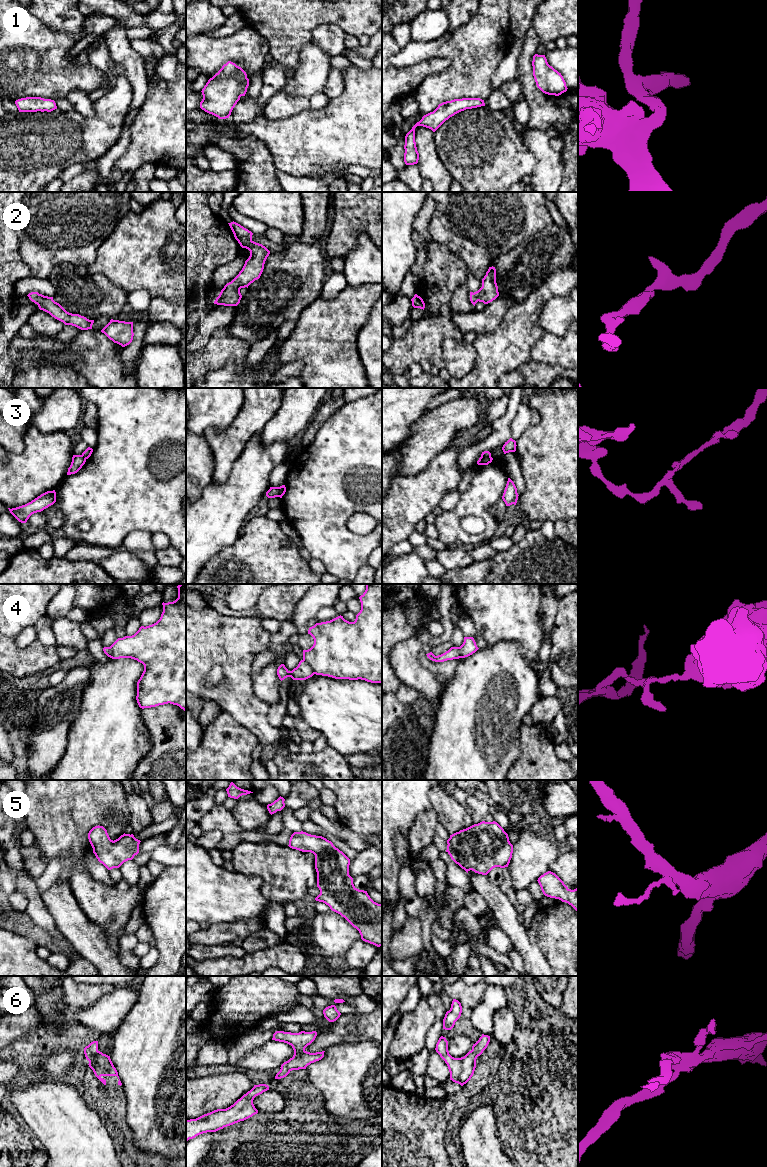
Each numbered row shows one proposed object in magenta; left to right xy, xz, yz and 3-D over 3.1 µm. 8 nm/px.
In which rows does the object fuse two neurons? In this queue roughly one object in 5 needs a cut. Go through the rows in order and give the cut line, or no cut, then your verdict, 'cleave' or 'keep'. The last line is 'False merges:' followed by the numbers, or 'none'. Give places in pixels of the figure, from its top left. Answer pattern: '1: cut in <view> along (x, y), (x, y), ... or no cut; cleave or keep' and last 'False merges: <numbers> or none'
1: no cut; keep
2: no cut; keep
3: cut in xz along (280, 487), (279, 496); cleave
4: cut in xz along (303, 659), (314, 673); cleave
5: no cut; keep
6: no cut; keep
False merges: 3, 4

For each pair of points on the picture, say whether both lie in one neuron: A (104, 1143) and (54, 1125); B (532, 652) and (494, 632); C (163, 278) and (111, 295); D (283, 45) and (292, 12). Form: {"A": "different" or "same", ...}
{"A": "same", "B": "same", "C": "different", "D": "same"}

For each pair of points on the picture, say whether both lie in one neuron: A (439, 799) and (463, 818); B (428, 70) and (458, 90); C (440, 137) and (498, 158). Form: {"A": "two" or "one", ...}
{"A": "one", "B": "two", "C": "one"}

